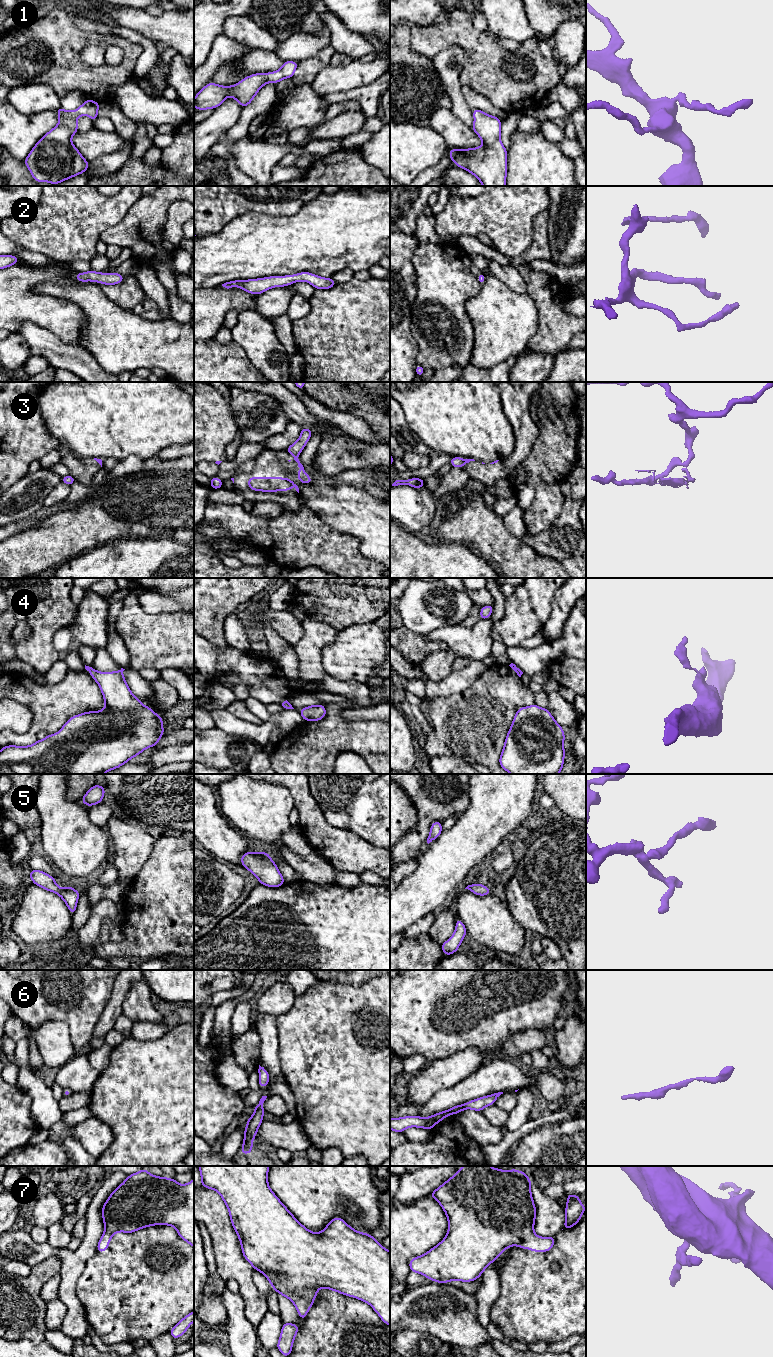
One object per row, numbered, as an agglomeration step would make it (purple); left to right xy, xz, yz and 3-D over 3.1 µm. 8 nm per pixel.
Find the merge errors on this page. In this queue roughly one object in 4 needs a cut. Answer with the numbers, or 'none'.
3

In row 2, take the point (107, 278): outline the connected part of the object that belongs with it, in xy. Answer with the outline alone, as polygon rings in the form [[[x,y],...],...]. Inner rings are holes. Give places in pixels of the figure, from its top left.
[[[87,271],[77,273],[74,278],[80,282],[93,281],[100,284],[115,285],[120,284],[124,280],[124,275],[119,273],[100,273],[95,271]]]

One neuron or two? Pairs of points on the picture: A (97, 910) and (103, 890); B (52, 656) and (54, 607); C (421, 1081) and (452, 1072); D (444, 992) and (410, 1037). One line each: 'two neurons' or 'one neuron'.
A: two neurons
B: one neuron
C: one neuron
D: one neuron

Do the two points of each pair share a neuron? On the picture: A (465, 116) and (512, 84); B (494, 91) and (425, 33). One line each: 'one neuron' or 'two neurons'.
A: two neurons
B: one neuron

